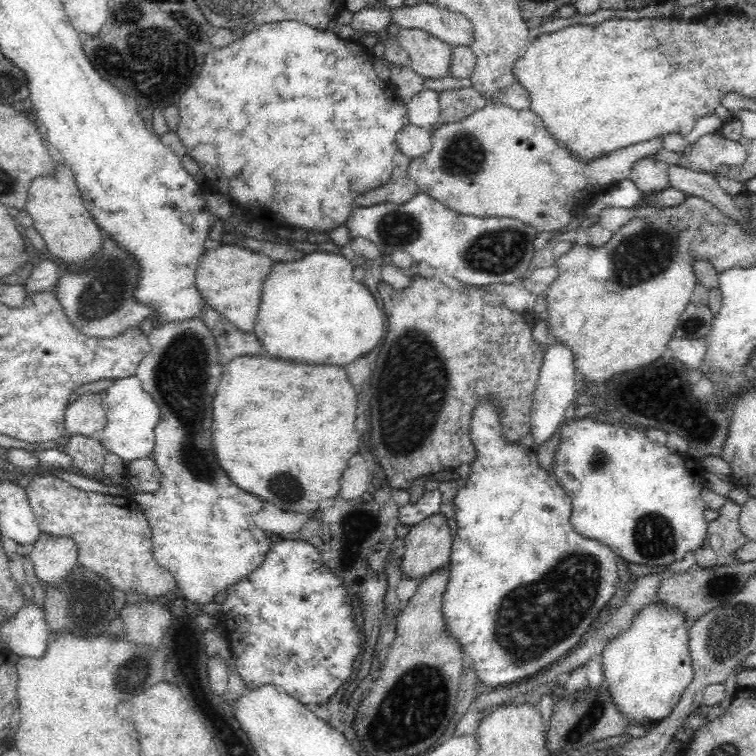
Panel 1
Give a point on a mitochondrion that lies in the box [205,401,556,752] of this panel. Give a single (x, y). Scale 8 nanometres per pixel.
(417, 703)

